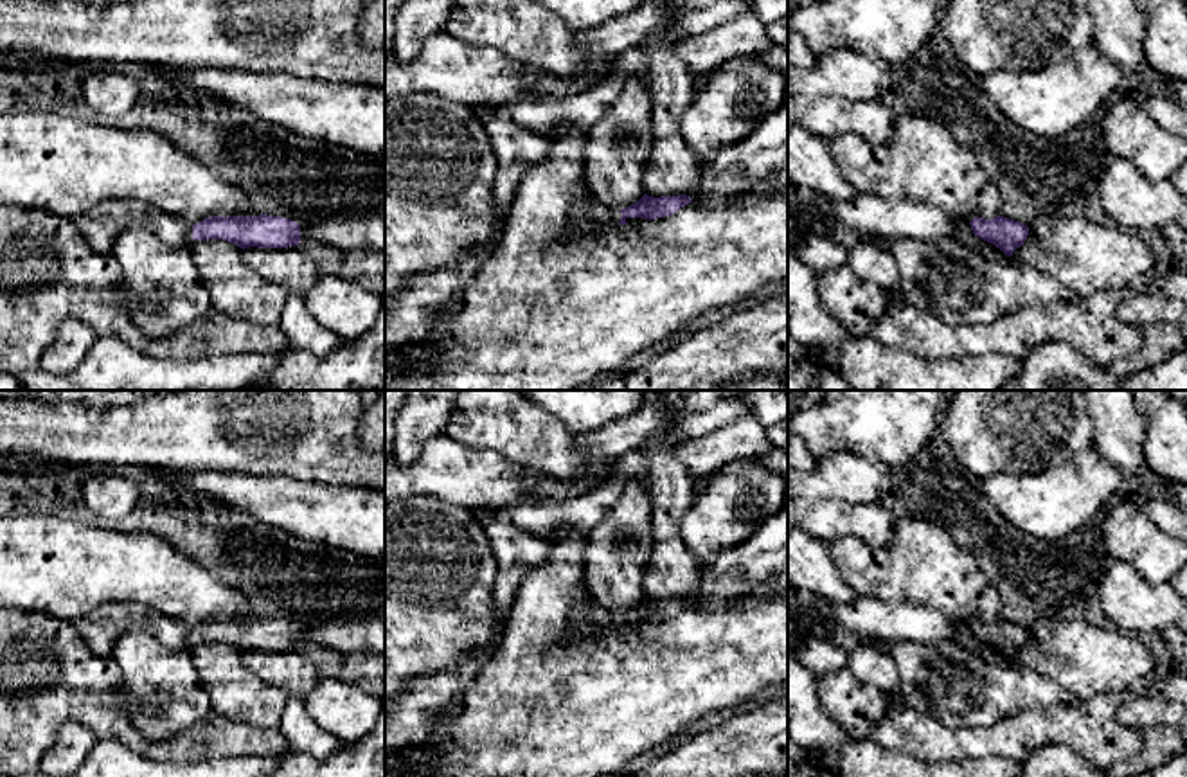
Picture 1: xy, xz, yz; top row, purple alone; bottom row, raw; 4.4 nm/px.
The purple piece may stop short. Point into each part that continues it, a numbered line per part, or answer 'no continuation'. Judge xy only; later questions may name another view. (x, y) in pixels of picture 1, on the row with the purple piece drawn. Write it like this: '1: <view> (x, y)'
1: xy (367, 268)

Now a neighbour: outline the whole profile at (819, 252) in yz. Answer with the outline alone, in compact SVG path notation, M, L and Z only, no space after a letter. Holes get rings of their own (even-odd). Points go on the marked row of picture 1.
M824 234L809 236L799 246L797 255L817 273L836 270L849 263L849 250Z

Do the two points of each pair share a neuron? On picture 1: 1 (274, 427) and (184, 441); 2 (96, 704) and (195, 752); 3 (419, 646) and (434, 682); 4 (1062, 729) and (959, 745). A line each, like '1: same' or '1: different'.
1: same
2: same
3: different
4: same

